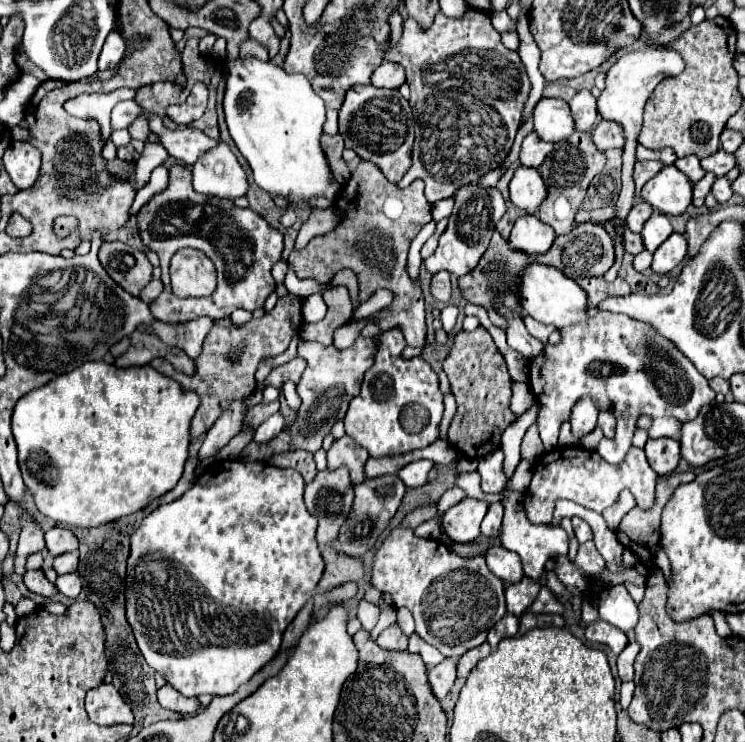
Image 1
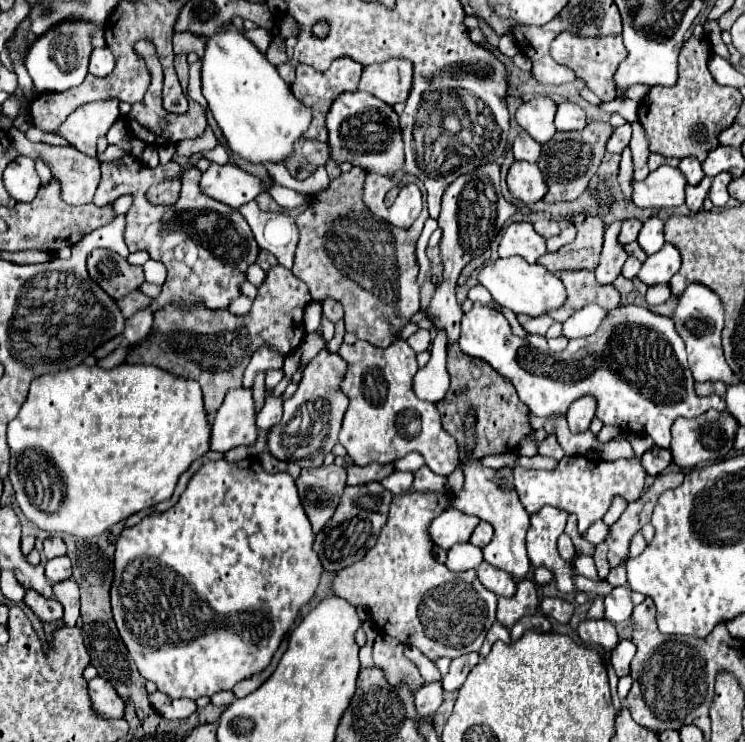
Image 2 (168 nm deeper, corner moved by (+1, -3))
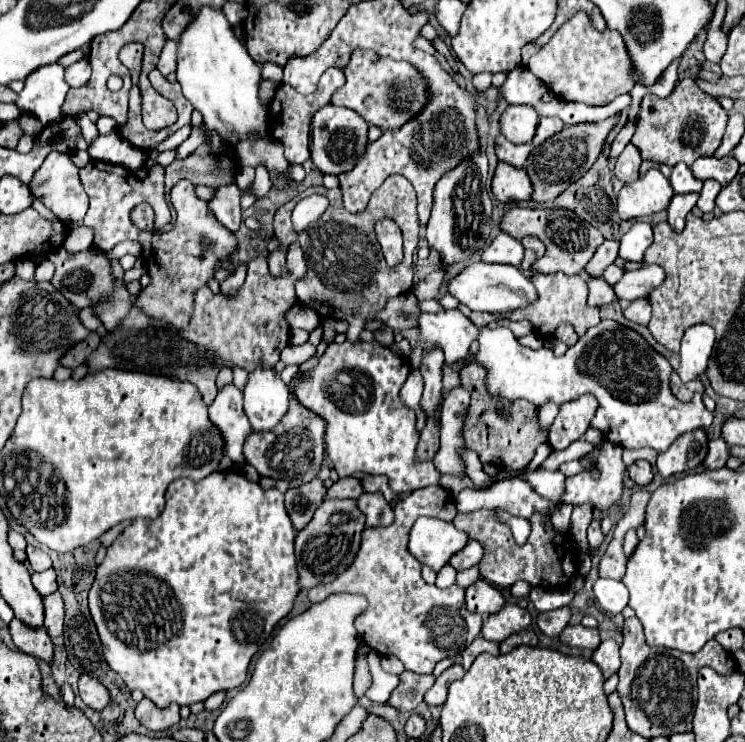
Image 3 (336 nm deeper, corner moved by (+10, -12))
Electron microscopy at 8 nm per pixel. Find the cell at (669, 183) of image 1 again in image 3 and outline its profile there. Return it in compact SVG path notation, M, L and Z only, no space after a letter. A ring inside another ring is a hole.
M649 168L643 178L623 184L617 194L617 212L623 220L655 214L669 206L673 194L669 180L657 168Z

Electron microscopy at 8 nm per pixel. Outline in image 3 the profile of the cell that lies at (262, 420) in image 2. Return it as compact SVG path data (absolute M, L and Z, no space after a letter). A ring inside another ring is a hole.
M257 366L243 388L243 404L253 430L271 430L289 410L289 386L275 368Z

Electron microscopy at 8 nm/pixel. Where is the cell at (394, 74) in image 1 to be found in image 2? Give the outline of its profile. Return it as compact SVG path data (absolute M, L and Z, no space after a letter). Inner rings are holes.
M390 59L364 67L358 89L376 95L388 105L404 101L412 87L412 63L406 59Z

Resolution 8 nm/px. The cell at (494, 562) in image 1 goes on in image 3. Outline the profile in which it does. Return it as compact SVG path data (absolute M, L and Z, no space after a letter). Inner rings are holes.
M477 580L473 586L465 590L465 604L469 612L479 612L489 616L497 614L505 606L505 600L495 586L487 584L485 580Z

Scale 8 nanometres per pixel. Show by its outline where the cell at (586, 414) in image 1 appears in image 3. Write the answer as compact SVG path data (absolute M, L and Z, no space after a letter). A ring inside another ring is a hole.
M579 396L577 400L559 406L559 414L549 428L549 444L553 450L565 450L571 442L579 440L587 428L589 420L597 410L595 396Z

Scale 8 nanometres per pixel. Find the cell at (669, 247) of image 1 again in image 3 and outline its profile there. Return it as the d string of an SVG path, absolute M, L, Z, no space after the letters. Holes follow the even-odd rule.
M653 264L633 272L625 272L623 278L613 286L613 292L621 300L637 300L637 298L645 298L663 280L665 280L663 268Z

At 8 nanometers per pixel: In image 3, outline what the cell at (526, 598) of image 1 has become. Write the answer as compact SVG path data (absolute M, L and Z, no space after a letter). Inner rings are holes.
M507 604L507 606L503 606L501 612L485 618L481 634L485 640L501 642L509 634L515 634L519 630L529 628L529 624L531 624L531 616L527 610L519 608L517 604Z

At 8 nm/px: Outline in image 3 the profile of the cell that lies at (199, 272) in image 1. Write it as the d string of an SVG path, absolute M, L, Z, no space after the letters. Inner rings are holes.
M293 242L287 250L285 276L271 276L267 258L261 254L249 262L247 280L235 294L225 296L223 292L213 294L207 286L199 288L195 292L193 316L185 330L149 318L137 308L137 304L133 304L129 316L125 316L115 330L101 338L101 344L87 356L85 364L91 372L119 368L185 380L199 388L205 404L211 404L217 394L215 376L219 368L235 364L251 372L251 368L259 362L265 366L277 364L281 350L289 344L285 312L295 304L295 282L305 278L305 272L307 264L297 242Z

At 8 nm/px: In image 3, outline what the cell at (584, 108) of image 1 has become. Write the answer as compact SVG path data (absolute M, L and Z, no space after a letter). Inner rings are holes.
M541 118L539 120L539 126L537 126L537 132L533 136L533 144L541 144L545 142L549 136L557 134L561 128L565 128L565 124L559 120L559 118Z

